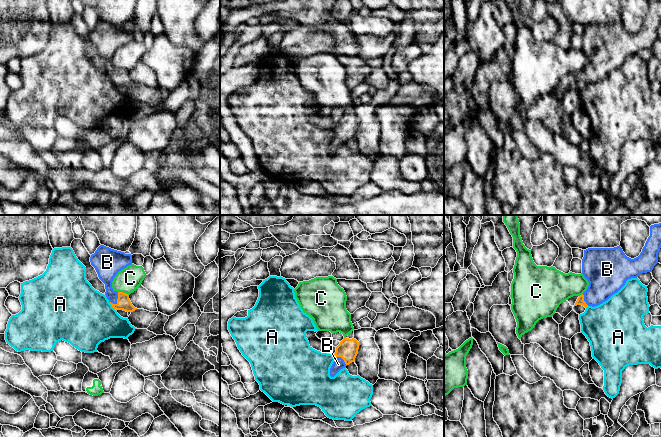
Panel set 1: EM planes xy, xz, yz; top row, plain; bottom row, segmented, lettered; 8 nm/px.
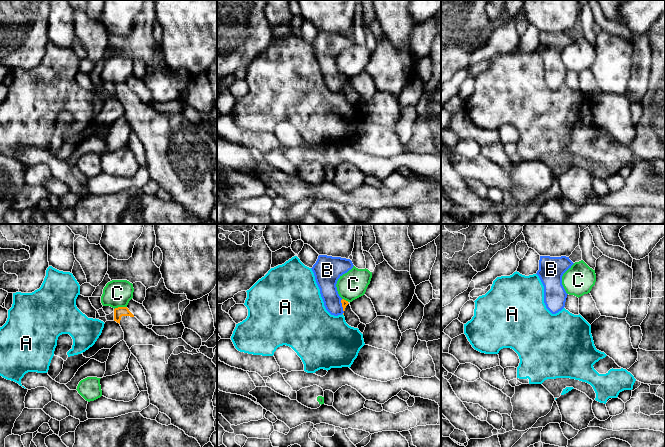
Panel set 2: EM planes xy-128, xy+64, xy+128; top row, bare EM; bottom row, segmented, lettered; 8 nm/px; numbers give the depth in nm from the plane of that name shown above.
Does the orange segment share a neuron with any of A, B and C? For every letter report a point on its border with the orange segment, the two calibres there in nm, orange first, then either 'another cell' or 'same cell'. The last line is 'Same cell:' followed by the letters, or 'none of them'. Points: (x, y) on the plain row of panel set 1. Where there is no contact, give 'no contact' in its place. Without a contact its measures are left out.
A: contact xy (112, 82); calibres 110 and 480 nm; another cell
B: contact xy (117, 76); calibres 110 and 150 nm; same cell
C: contact xy (122, 68); calibres 110 and 200 nm; another cell
Same cell: B

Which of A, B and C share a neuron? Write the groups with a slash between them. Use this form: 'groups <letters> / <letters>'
groups A / B / C

